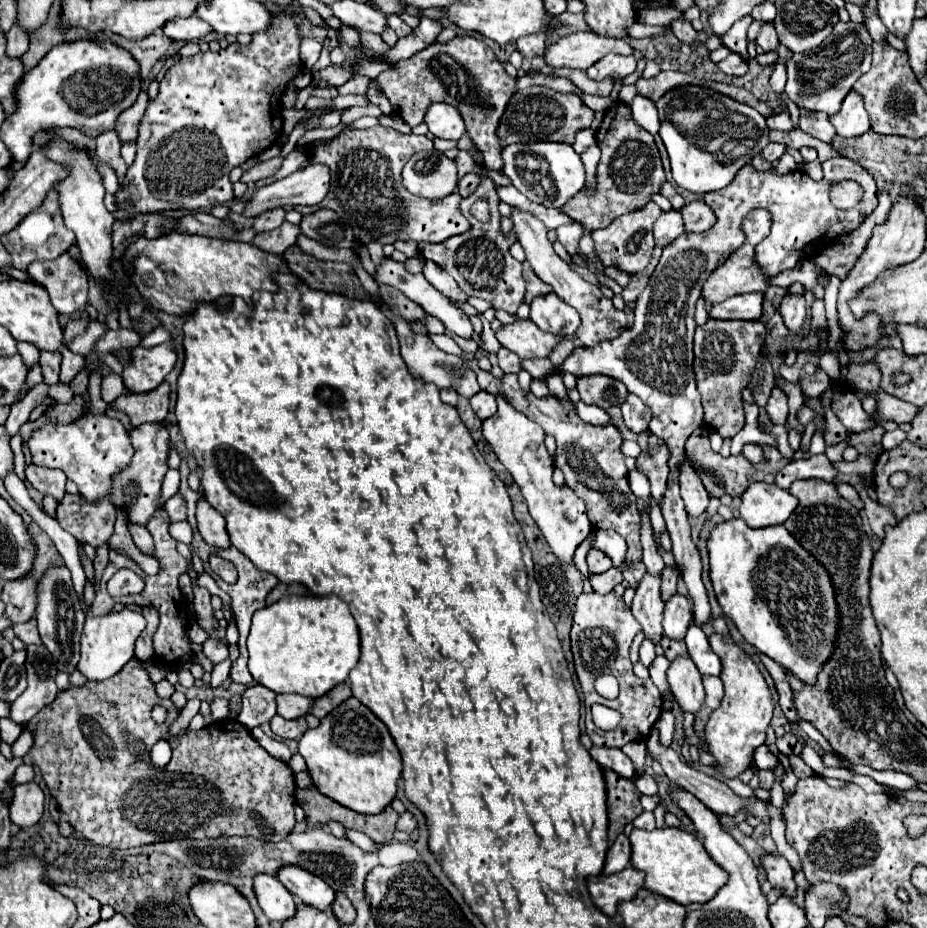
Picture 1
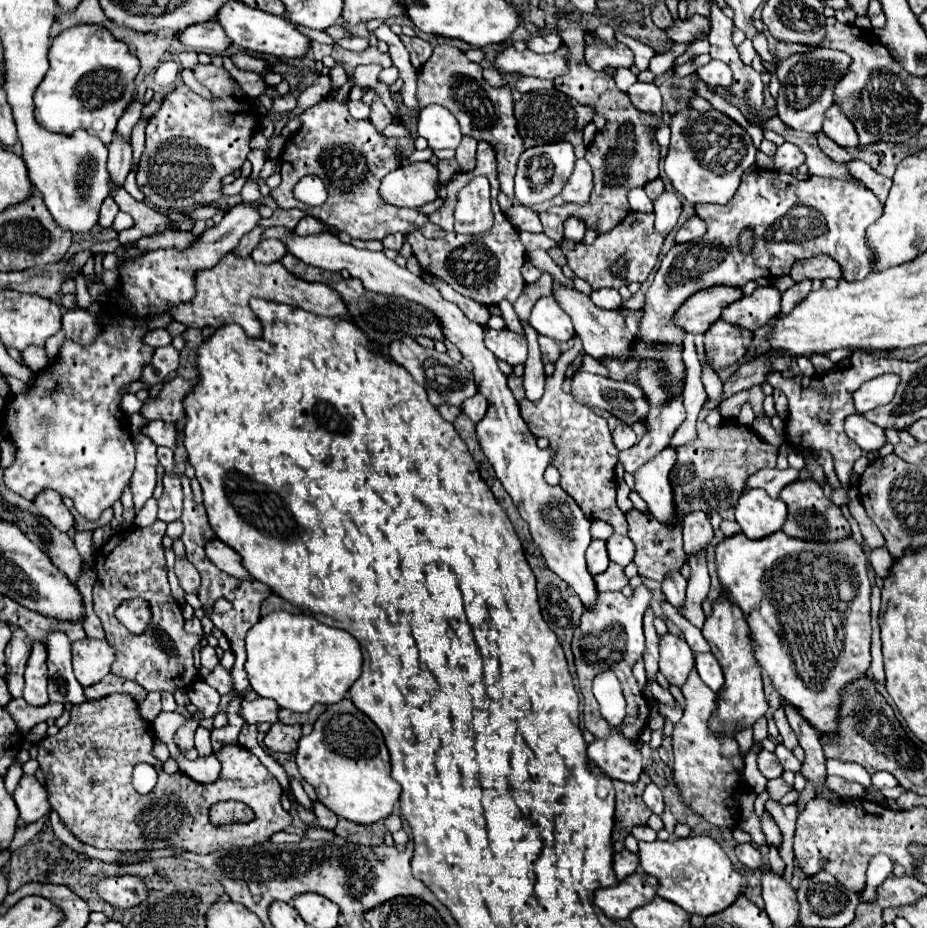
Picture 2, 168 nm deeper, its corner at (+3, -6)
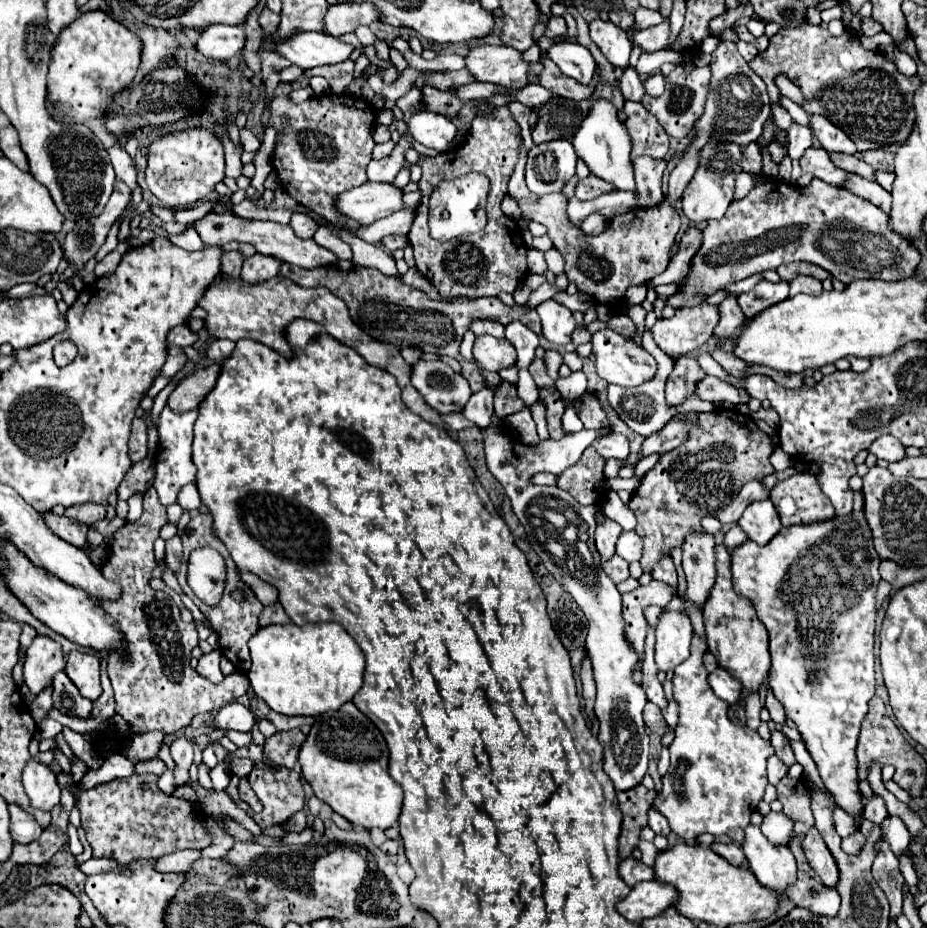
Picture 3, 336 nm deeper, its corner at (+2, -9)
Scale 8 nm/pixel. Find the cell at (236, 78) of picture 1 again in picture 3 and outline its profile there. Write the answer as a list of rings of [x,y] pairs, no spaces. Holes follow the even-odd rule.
[[[187,129],[155,139],[149,147],[147,185],[151,193],[167,207],[181,209],[205,199],[225,177],[223,145],[205,129]]]

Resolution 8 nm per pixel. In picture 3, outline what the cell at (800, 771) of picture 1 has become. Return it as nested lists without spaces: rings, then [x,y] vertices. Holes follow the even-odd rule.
[[[773,729],[769,741],[771,741],[773,749],[775,749],[775,755],[777,755],[781,761],[785,761],[785,765],[793,765],[793,763],[795,763],[795,755],[793,755],[791,743],[787,741],[787,737],[785,737],[781,731]]]

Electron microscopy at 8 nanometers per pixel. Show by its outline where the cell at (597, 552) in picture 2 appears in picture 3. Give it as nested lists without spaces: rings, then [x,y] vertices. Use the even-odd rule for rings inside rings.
[[[603,517],[603,521],[597,523],[595,545],[601,555],[601,561],[607,561],[609,557],[615,555],[615,543],[617,543],[617,537],[621,535],[621,531],[623,531],[621,525],[609,517]]]

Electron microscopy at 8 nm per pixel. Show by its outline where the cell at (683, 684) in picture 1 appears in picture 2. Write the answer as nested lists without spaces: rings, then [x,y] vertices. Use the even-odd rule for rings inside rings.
[[[672,634],[660,638],[660,672],[672,686],[682,688],[694,668],[694,654],[690,646]]]

